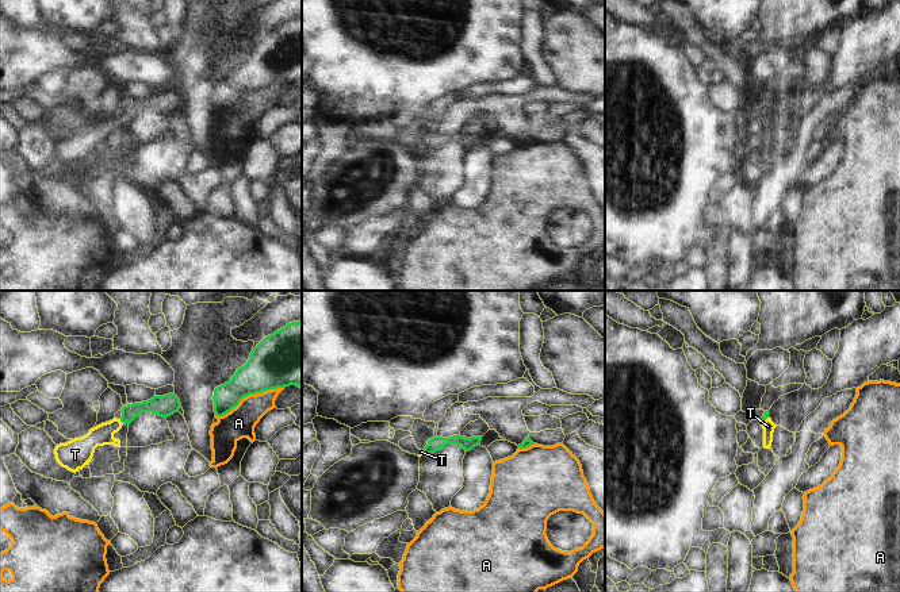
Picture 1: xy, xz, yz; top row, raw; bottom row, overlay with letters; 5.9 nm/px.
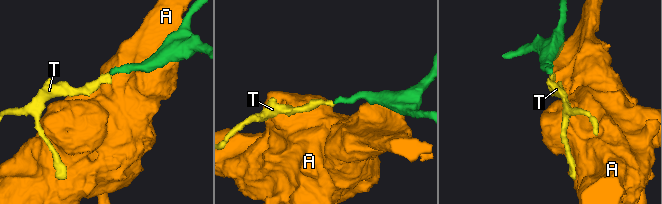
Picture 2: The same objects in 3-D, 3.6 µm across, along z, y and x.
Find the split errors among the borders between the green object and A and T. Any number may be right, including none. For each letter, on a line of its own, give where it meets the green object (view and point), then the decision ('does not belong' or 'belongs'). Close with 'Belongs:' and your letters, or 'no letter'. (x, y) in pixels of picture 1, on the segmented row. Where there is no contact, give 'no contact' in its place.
A: xy (249, 393) | does not belong
T: xy (121, 421) | belongs
Belongs: T

